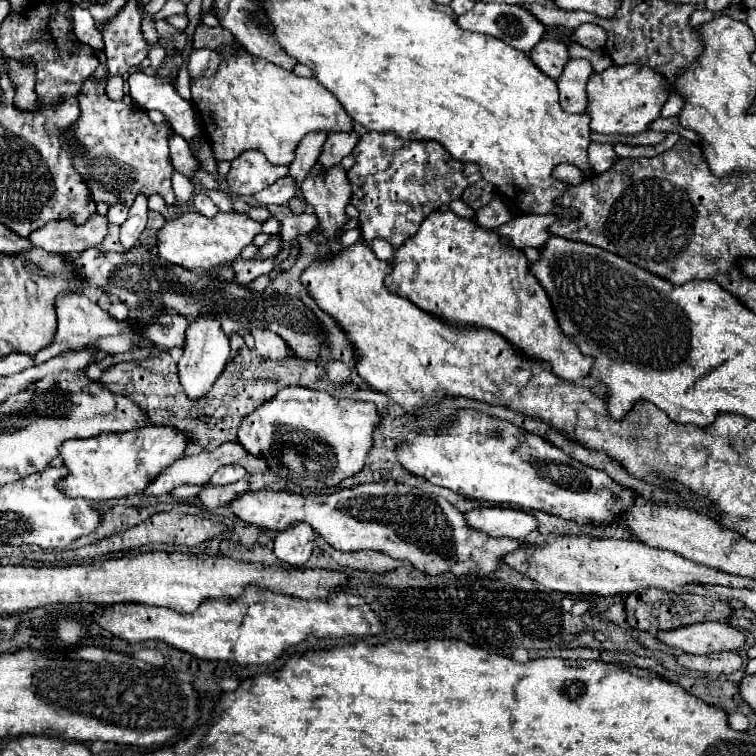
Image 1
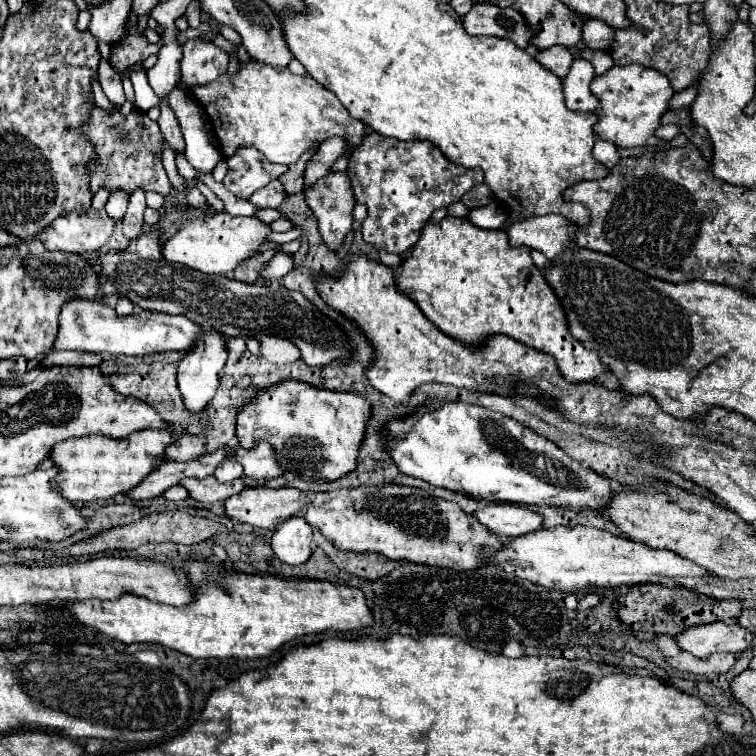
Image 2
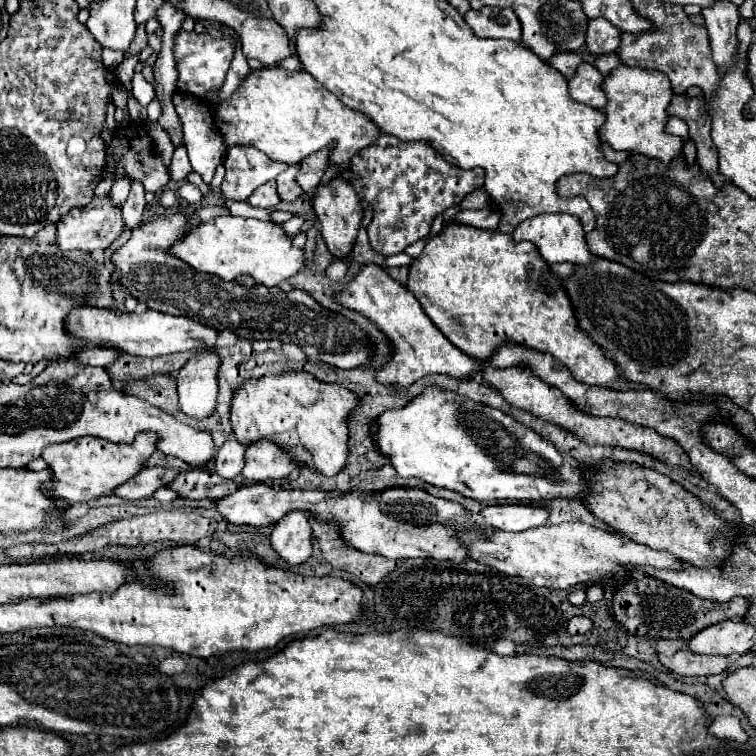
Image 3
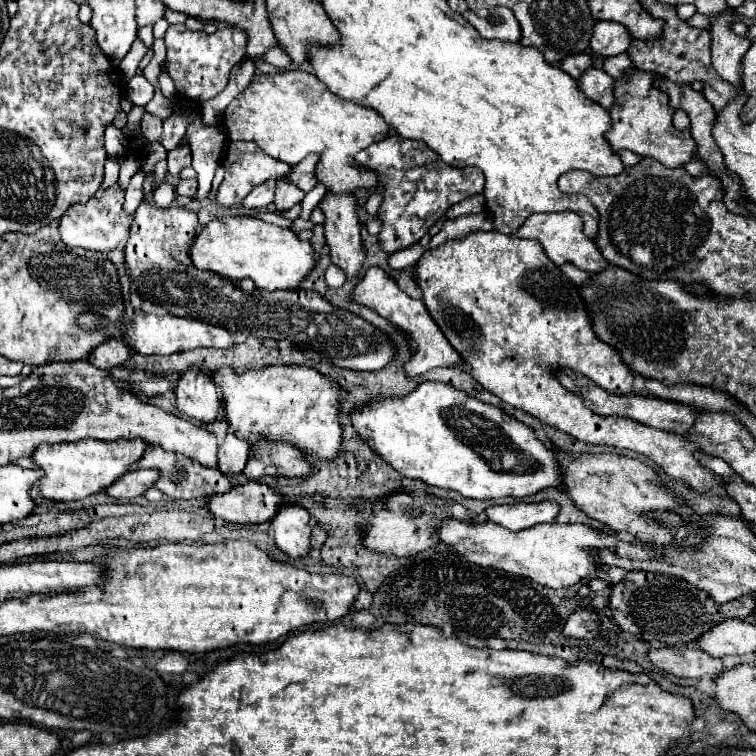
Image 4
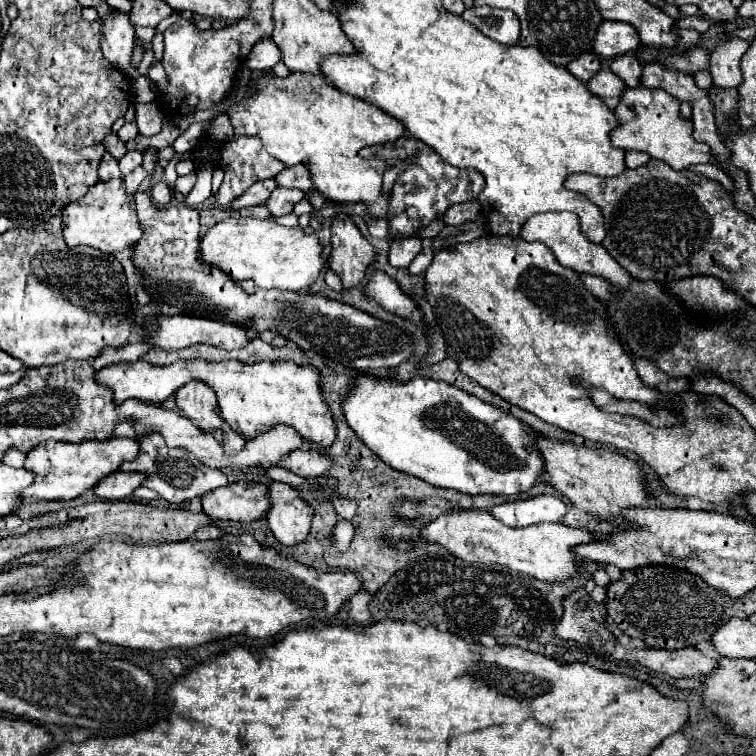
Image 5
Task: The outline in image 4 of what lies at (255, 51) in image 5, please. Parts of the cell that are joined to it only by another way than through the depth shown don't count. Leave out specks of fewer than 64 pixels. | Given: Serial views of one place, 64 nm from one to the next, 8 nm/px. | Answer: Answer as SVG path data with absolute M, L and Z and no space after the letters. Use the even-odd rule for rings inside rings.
M272 48L272 50L268 50L266 54L262 54L262 56L256 58L256 60L264 60L264 62L276 66L276 68L282 68L282 70L286 70L286 68L292 66L292 60L290 60L280 48Z

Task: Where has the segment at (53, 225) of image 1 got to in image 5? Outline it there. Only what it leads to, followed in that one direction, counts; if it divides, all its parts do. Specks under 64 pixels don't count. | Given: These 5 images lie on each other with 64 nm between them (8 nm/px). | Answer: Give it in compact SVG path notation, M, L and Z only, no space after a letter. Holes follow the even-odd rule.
M116 178L110 182L98 182L82 200L70 202L62 210L62 234L70 248L90 246L108 254L116 254L122 248L138 242L142 236L142 228L136 218L134 202L130 202L126 196L124 180Z

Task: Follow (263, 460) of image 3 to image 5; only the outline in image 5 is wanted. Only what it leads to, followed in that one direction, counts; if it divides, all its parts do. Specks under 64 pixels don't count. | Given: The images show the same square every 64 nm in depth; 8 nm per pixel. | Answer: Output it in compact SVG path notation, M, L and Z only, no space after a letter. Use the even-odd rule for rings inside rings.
M298 448L298 450L292 450L284 460L280 460L280 464L274 464L274 466L282 466L304 478L318 478L332 466L332 460L324 452Z

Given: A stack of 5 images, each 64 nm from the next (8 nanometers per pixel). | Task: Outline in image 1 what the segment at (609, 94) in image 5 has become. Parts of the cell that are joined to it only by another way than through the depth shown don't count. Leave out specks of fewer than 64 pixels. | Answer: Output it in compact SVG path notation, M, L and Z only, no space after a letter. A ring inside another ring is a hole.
M568 60L562 76L556 80L560 92L560 106L568 114L580 114L588 106L586 82L592 74L588 60Z

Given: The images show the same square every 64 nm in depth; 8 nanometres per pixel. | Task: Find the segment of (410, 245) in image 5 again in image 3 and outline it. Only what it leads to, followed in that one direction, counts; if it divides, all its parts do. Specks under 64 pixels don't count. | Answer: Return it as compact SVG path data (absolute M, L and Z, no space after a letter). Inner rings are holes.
M400 252L400 254L394 254L394 256L386 256L384 266L388 266L388 268L392 268L392 266L408 266L410 262L412 262L412 258L408 254Z

